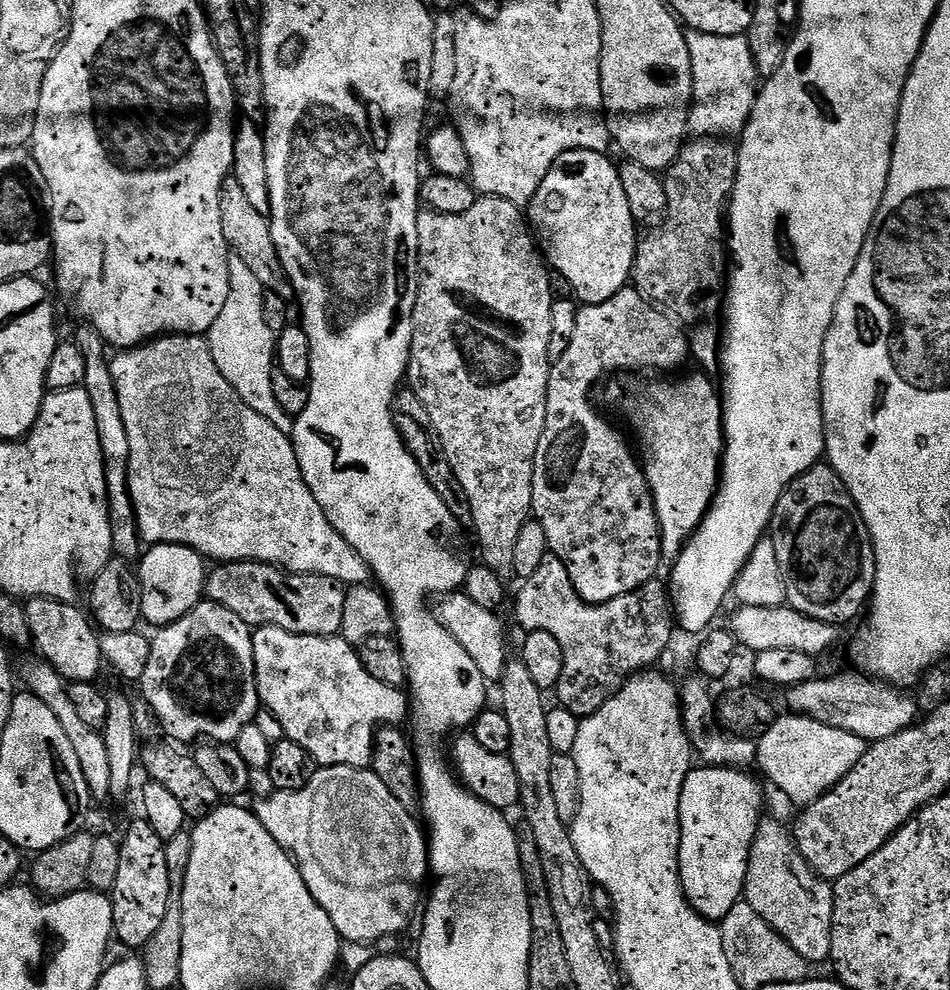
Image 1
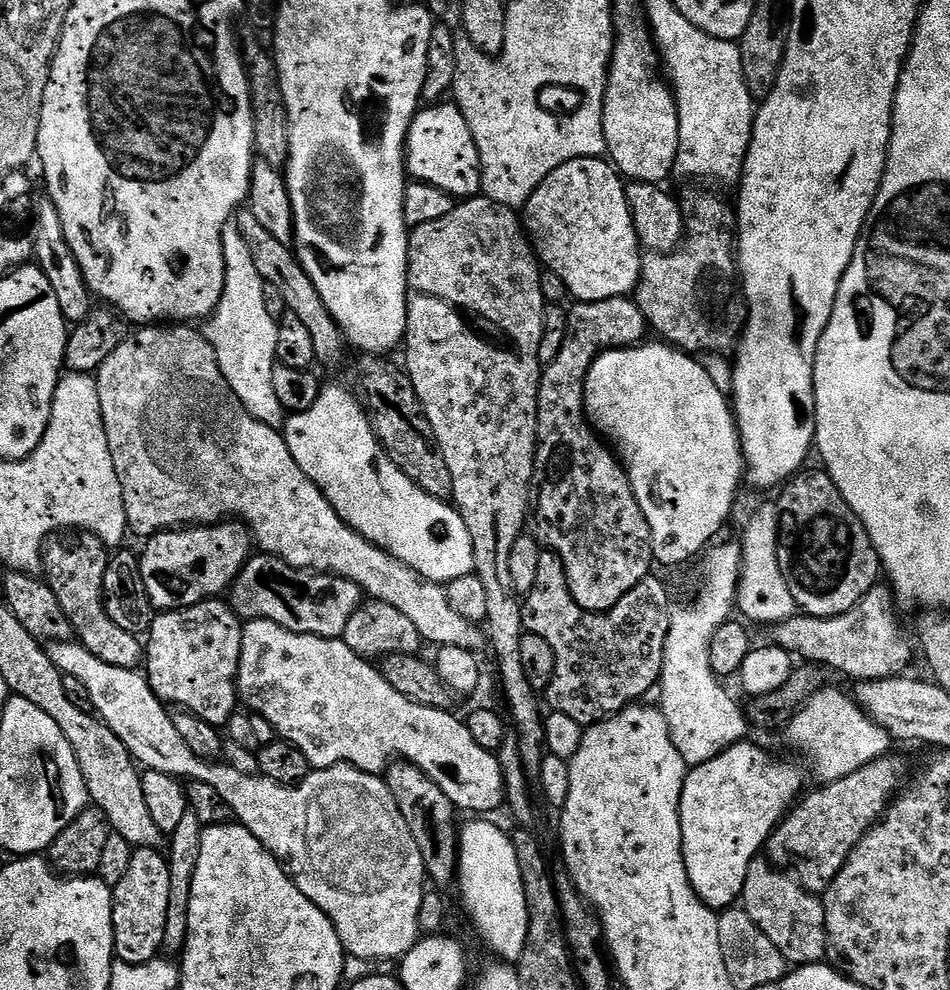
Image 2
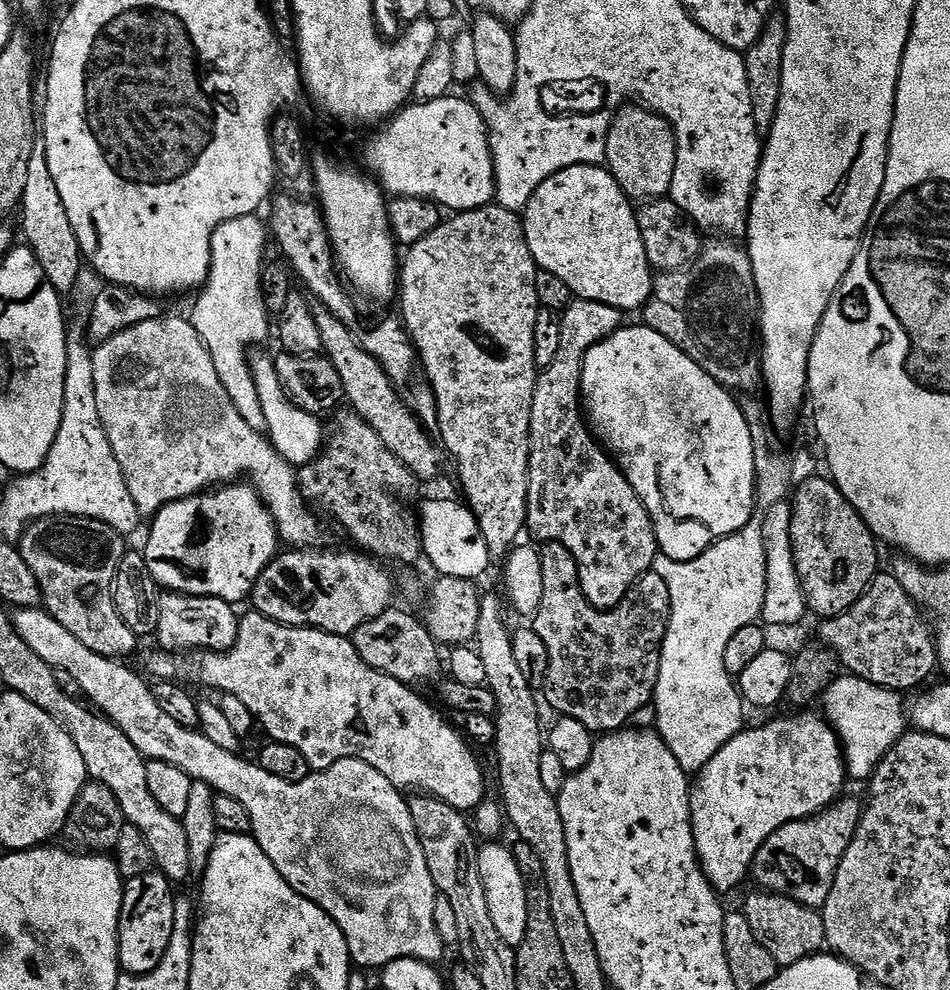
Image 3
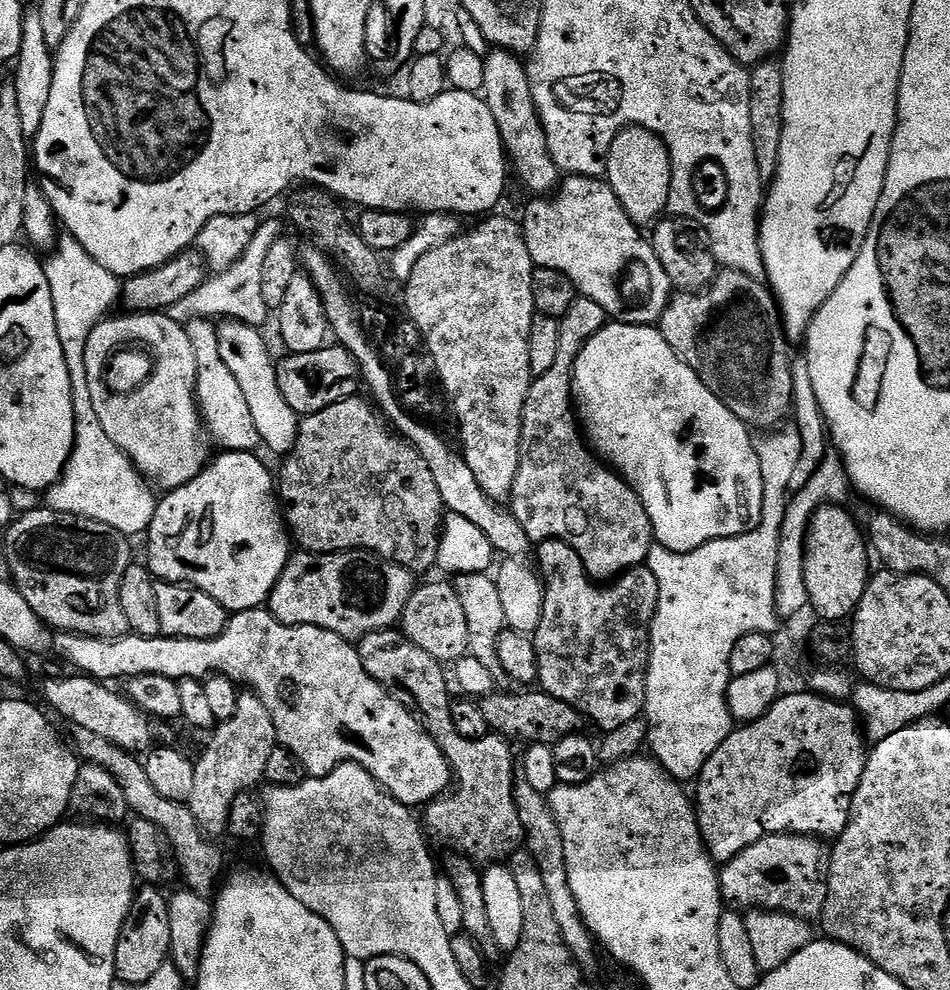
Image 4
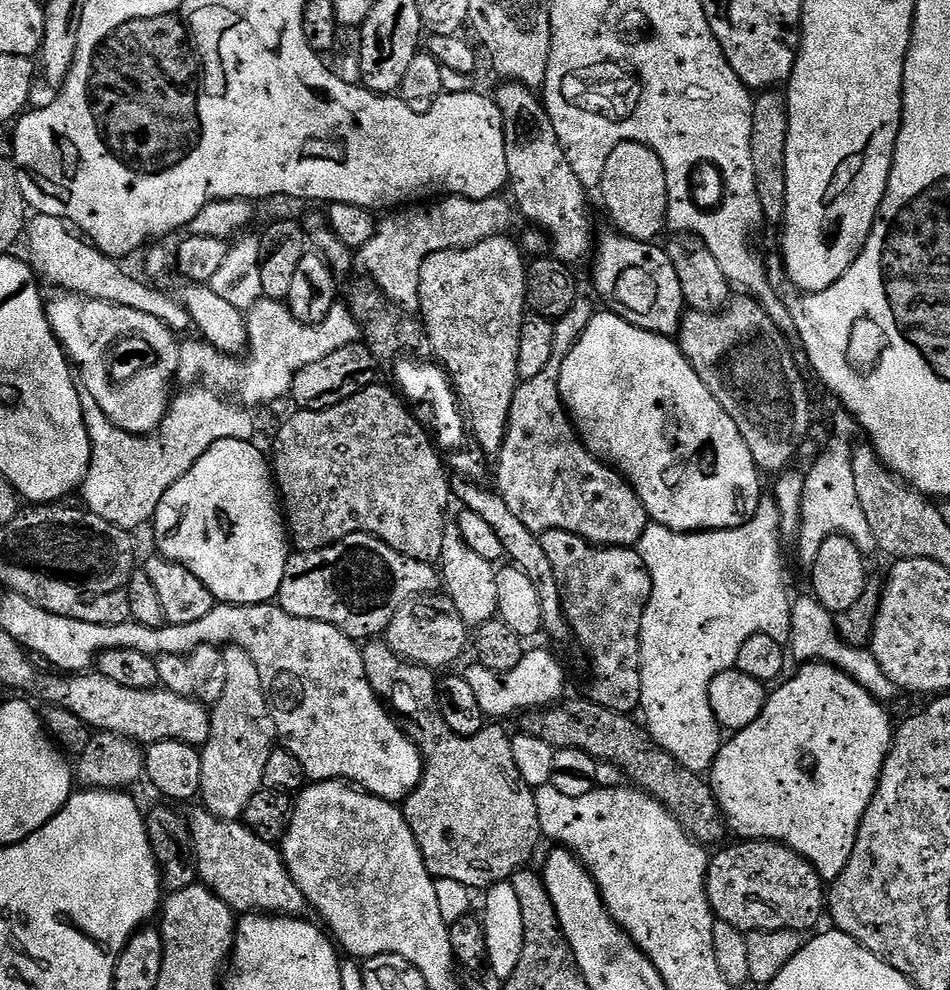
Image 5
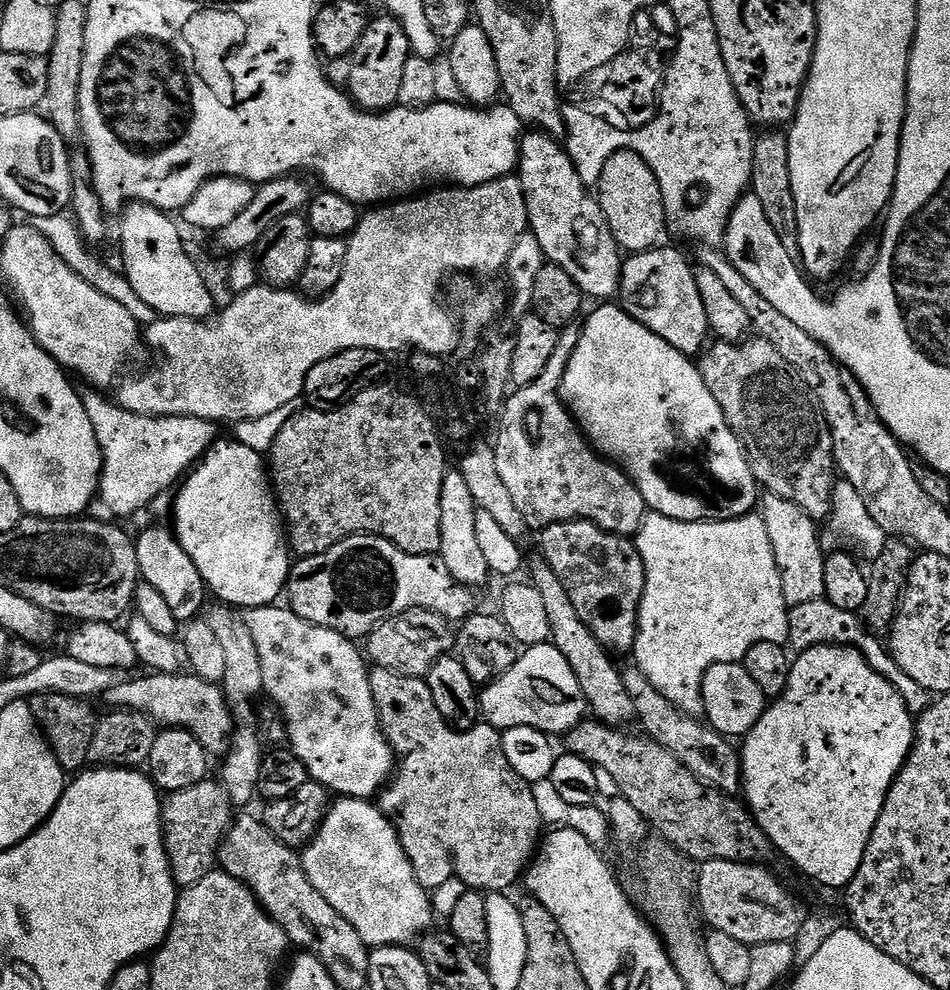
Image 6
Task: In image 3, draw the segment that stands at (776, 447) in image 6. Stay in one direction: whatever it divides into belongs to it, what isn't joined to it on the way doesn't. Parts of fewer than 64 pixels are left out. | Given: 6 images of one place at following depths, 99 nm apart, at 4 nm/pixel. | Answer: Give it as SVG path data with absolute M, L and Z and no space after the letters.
M728 238L712 239L716 240L707 241L689 267L660 272L653 279L652 296L642 309L643 323L694 358L729 392L752 392L762 384L760 357L752 349L760 323L754 270L747 247L739 248Z

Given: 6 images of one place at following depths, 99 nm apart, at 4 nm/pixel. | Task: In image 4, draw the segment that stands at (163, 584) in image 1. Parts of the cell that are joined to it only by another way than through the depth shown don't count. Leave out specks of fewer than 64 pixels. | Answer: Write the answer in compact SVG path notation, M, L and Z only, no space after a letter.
M224 451L228 452L222 453L217 460L215 457L215 459L197 474L193 480L186 482L180 488L171 489L171 491L165 495L168 497L166 497L165 500L163 497L163 499L157 503L156 513L146 533L146 539L148 539L148 560L146 559L146 567L157 581L191 586L198 590L202 590L206 594L210 594L210 598L217 600L218 603L231 614L233 612L245 612L251 608L267 605L268 598L271 596L274 586L278 582L278 578L286 566L286 562L290 555L290 549L288 549L289 541L286 539L286 521L282 515L281 509L278 507L278 484L274 479L273 469L271 472L271 470L255 456L257 454L255 451Z

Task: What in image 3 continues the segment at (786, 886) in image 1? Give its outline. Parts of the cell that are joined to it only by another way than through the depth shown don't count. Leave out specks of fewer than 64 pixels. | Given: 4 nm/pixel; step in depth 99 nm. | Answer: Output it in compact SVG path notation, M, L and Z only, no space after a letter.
M755 891L745 898L742 911L746 922L750 922L750 930L754 930L754 938L770 950L777 965L787 966L804 960L817 955L825 947L824 917L817 909L802 906L777 892Z

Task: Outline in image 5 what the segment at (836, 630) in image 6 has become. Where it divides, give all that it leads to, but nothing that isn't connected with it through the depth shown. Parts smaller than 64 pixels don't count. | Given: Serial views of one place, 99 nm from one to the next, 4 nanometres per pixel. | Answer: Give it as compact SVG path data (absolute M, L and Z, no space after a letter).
M813 595L802 596L793 601L791 612L791 638L788 648L797 663L824 663L843 670L854 678L866 691L881 702L888 701L892 687L872 652L865 648L851 647L836 632L835 617Z

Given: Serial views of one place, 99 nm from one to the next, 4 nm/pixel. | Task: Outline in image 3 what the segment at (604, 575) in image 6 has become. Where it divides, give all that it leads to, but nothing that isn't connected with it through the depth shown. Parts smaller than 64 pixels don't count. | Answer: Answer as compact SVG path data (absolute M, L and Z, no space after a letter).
M551 542L545 543L540 548L540 557L542 558L542 600L538 602L538 610L535 616L531 617L530 627L538 634L538 638L542 638L542 642L546 642L548 669L546 670L546 678L542 685L542 691L544 691L544 696L542 692L543 703L545 705L548 703L556 711L556 714L560 716L569 716L578 722L582 722L582 726L586 726L594 734L607 734L617 731L631 721L628 719L635 712L640 712L647 704L649 707L653 703L656 683L658 682L658 670L660 669L660 651L664 645L666 630L668 629L668 619L670 618L670 590L666 586L666 582L662 582L662 578L655 570L649 570L632 585L631 590L626 594L626 598L622 598L622 602L617 608L609 608L607 610L595 608L582 594L576 563L570 554L570 550L566 550L566 546Z

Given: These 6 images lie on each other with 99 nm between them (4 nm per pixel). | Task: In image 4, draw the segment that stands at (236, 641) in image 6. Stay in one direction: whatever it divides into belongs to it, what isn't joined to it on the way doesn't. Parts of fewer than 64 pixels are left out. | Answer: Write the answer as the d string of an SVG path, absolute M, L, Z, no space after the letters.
M251 690L241 691L237 695L234 714L229 719L219 721L209 737L200 758L198 756L194 762L193 793L187 805L204 835L208 839L218 840L227 833L230 805L234 798L263 781L270 754L278 746L278 738L270 712Z

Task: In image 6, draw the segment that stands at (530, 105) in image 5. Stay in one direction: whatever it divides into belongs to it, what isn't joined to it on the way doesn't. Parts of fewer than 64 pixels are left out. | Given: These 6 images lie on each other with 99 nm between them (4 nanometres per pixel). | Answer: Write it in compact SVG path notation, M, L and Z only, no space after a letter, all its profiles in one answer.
M525 131L520 137L518 175L522 194L526 198L528 227L538 238L538 246L542 246L545 261L566 270L566 274L570 274L570 278L578 282L585 297L593 296L596 302L604 302L615 297L620 291L622 249L606 222L606 214L602 214L599 199L582 182L574 162L568 156L567 147L557 137L549 136L546 132Z

